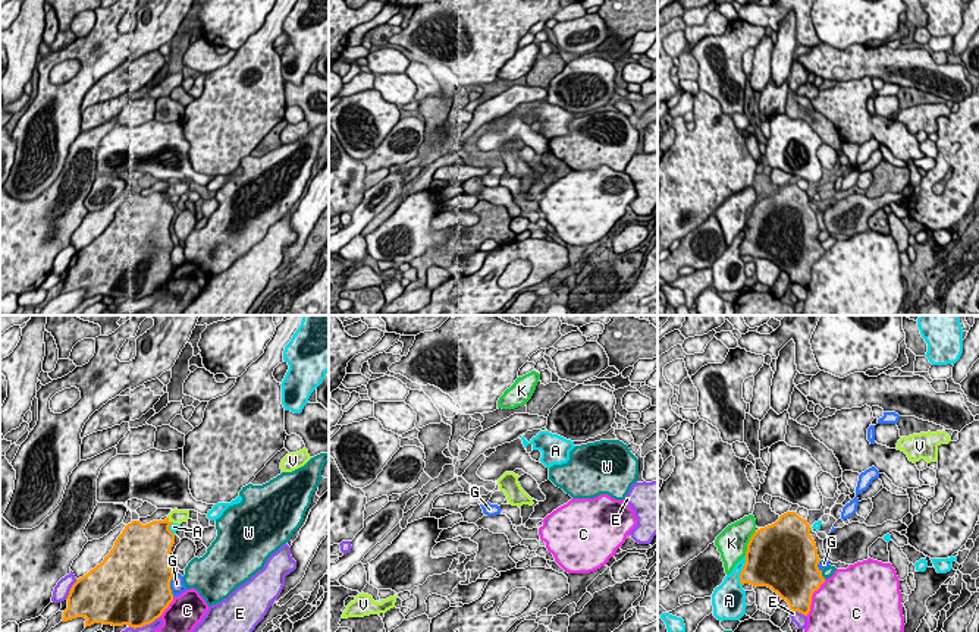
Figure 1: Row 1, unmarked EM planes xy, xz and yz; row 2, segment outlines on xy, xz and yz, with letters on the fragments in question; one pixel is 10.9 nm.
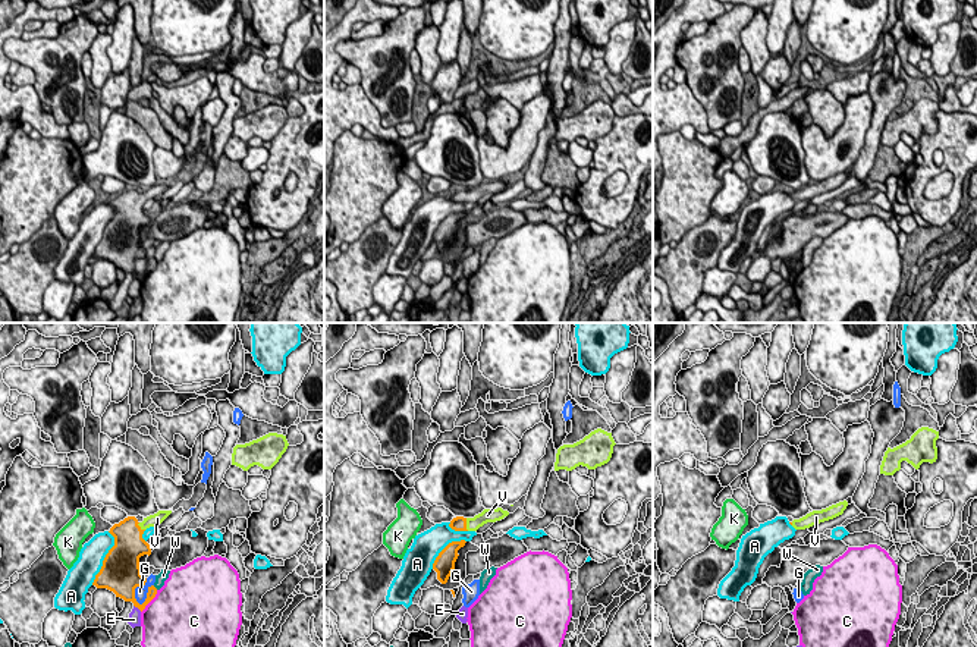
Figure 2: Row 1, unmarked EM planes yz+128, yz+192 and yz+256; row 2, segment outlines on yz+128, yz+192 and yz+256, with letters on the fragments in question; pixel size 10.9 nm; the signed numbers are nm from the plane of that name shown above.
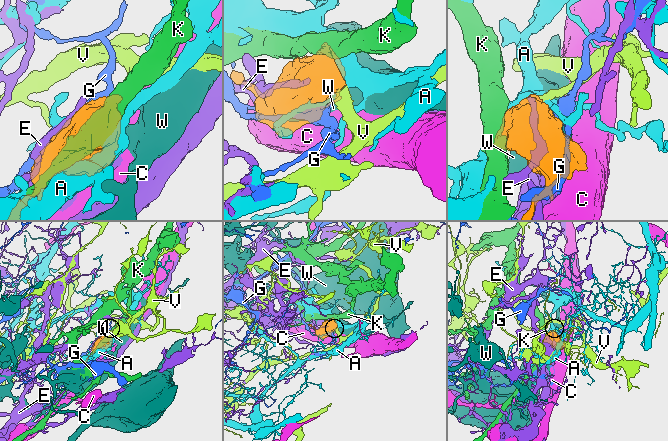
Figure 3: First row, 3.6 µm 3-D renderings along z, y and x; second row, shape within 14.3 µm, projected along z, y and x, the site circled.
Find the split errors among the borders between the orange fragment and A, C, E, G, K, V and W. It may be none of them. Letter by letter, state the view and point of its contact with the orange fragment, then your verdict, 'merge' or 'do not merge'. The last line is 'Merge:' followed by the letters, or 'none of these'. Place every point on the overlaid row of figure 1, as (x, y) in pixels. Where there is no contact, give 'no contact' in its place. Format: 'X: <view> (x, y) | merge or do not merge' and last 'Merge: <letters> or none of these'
A: yz (741, 571) | do not merge
C: yz (810, 599) | do not merge
E: xy (71, 590) | do not merge
G: xy (169, 585) | do not merge
K: yz (749, 543) | do not merge
V: xy (170, 522) | merge
W: yz (821, 575) | do not merge
Merge: V

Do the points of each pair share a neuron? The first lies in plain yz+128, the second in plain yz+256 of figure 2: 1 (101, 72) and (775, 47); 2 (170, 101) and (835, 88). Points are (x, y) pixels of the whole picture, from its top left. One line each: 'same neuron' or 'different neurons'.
1: different neurons
2: same neuron

